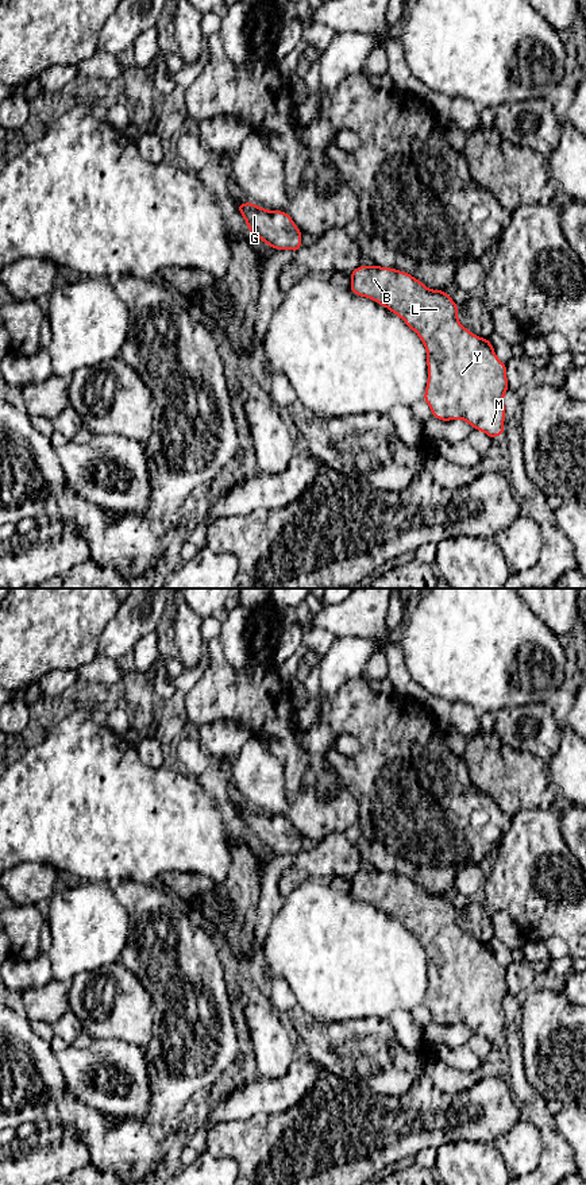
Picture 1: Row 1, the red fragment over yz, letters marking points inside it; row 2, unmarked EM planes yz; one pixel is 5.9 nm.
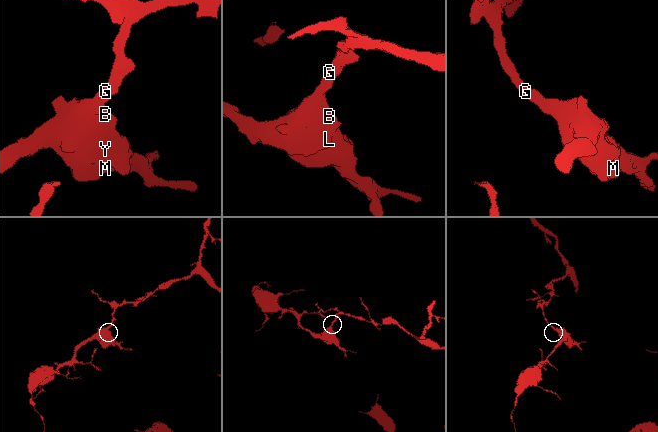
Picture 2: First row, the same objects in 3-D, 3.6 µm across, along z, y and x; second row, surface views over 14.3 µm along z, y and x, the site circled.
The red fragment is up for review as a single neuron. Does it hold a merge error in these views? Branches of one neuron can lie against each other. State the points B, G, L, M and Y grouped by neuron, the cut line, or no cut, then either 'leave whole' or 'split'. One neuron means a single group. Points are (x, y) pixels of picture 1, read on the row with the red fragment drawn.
B G L M Y | no cut | leave whole

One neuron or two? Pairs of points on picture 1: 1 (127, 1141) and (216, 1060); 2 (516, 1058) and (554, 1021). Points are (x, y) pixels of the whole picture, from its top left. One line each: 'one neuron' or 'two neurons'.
1: two neurons
2: two neurons

